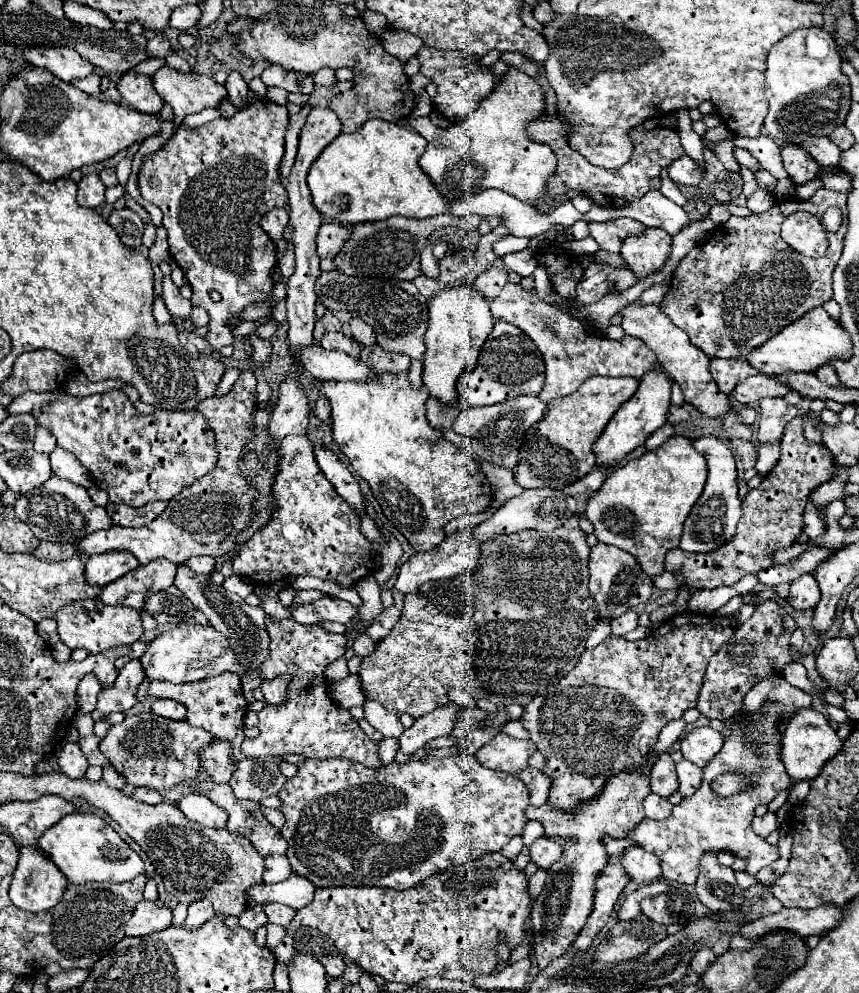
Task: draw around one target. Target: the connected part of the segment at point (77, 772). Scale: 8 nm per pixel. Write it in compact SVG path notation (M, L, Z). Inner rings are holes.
M64 743L58 751L58 765L60 771L68 777L84 777L86 769L88 769L88 759L84 757L84 753L80 751L78 743Z

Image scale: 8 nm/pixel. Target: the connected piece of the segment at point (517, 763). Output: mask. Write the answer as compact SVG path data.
M496 733L490 743L478 749L476 759L480 765L518 775L528 767L530 755L536 751L536 745L530 739L514 739L504 733Z

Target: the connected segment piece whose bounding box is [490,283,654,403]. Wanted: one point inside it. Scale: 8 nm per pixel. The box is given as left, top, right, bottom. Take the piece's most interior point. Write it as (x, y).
(572, 354)

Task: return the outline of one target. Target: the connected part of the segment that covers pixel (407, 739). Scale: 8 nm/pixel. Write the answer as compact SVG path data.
M450 703L446 707L440 707L438 711L432 711L430 715L416 719L416 723L410 729L404 729L404 733L400 735L400 751L410 755L420 749L426 741L446 737L456 723L458 709L460 707L456 703Z

